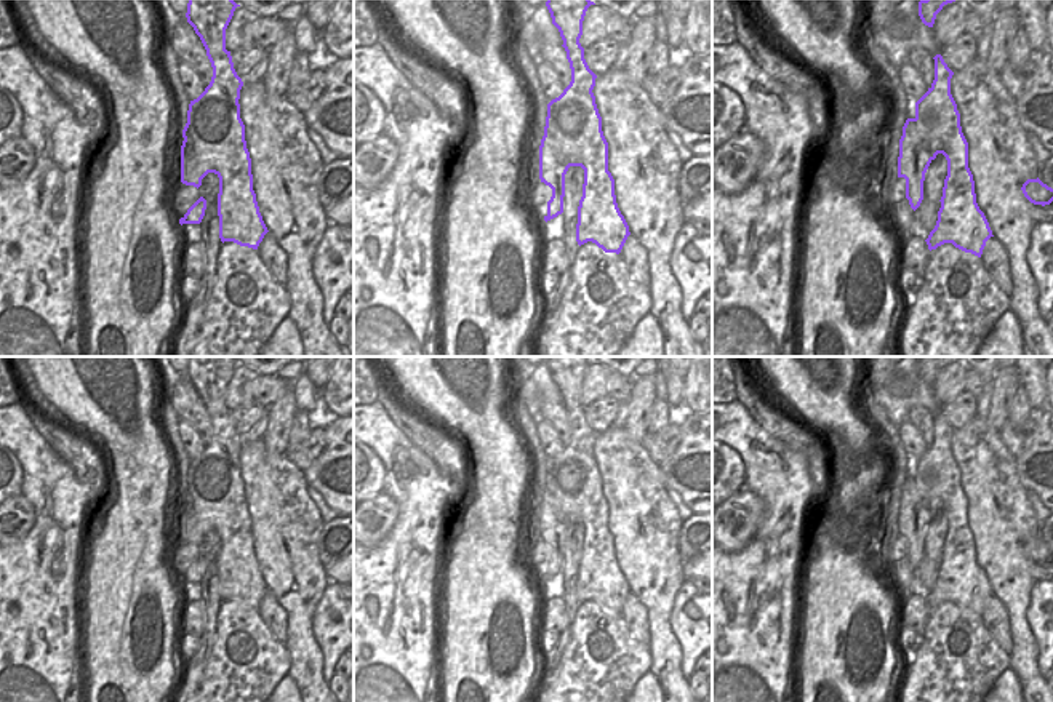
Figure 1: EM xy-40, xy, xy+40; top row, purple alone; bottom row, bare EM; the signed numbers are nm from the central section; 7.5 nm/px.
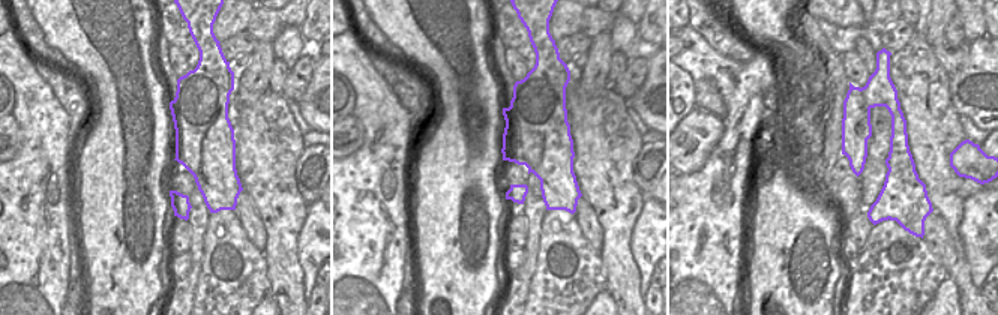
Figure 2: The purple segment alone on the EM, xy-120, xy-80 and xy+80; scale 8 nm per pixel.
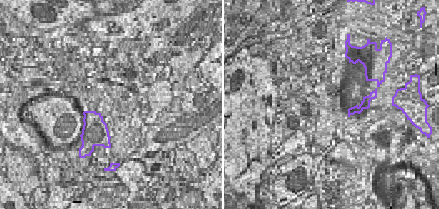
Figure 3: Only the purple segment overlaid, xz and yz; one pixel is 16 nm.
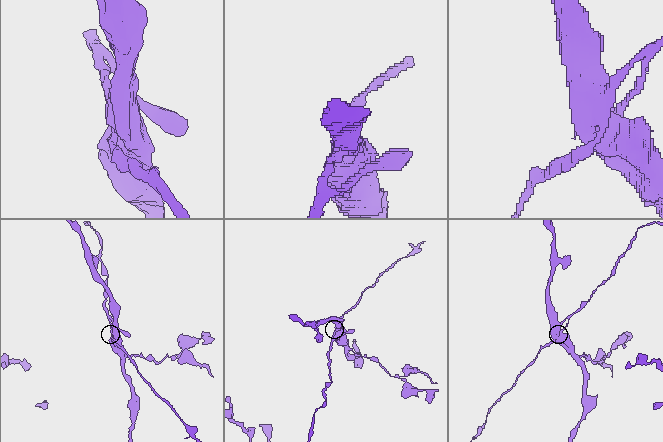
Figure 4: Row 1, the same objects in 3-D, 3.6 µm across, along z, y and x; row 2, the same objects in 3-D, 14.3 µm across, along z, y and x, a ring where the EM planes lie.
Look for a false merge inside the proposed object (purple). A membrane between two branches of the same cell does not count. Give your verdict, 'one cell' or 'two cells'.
two cells

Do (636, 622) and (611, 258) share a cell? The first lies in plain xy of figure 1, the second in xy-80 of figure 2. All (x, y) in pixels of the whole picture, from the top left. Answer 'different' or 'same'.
different

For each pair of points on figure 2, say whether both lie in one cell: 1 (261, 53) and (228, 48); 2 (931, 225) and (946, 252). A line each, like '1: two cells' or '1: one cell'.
1: two cells
2: one cell

